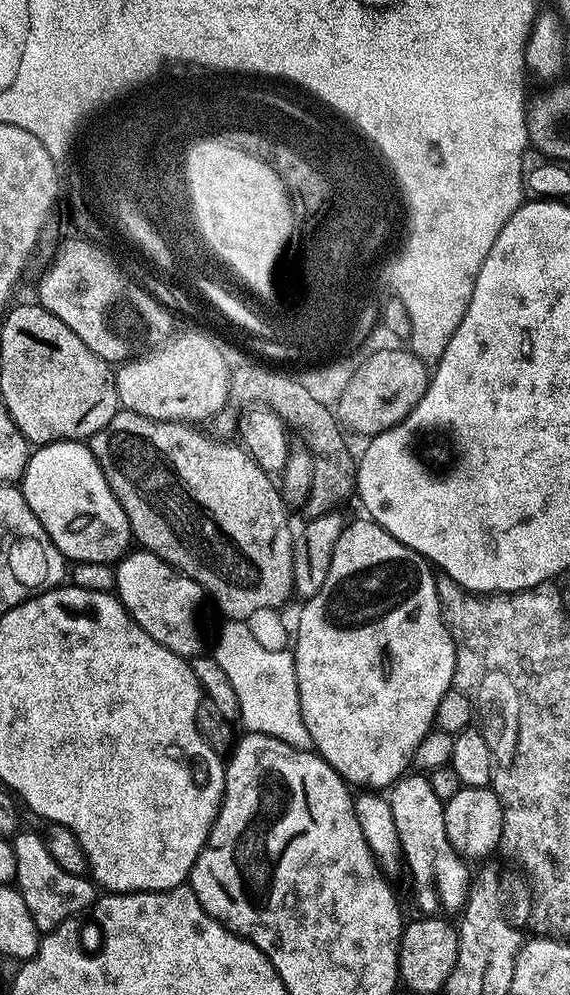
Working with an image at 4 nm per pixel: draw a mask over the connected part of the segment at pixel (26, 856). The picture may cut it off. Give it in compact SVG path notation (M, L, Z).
M20 830L11 837L14 846L14 858L18 858L18 874L14 884L19 888L26 907L30 909L30 918L34 918L34 926L38 926L41 934L53 932L59 924L79 917L79 912L87 913L98 899L98 888L88 876L66 874L54 858L50 858L50 850L44 844L44 837L38 831L24 832Z

